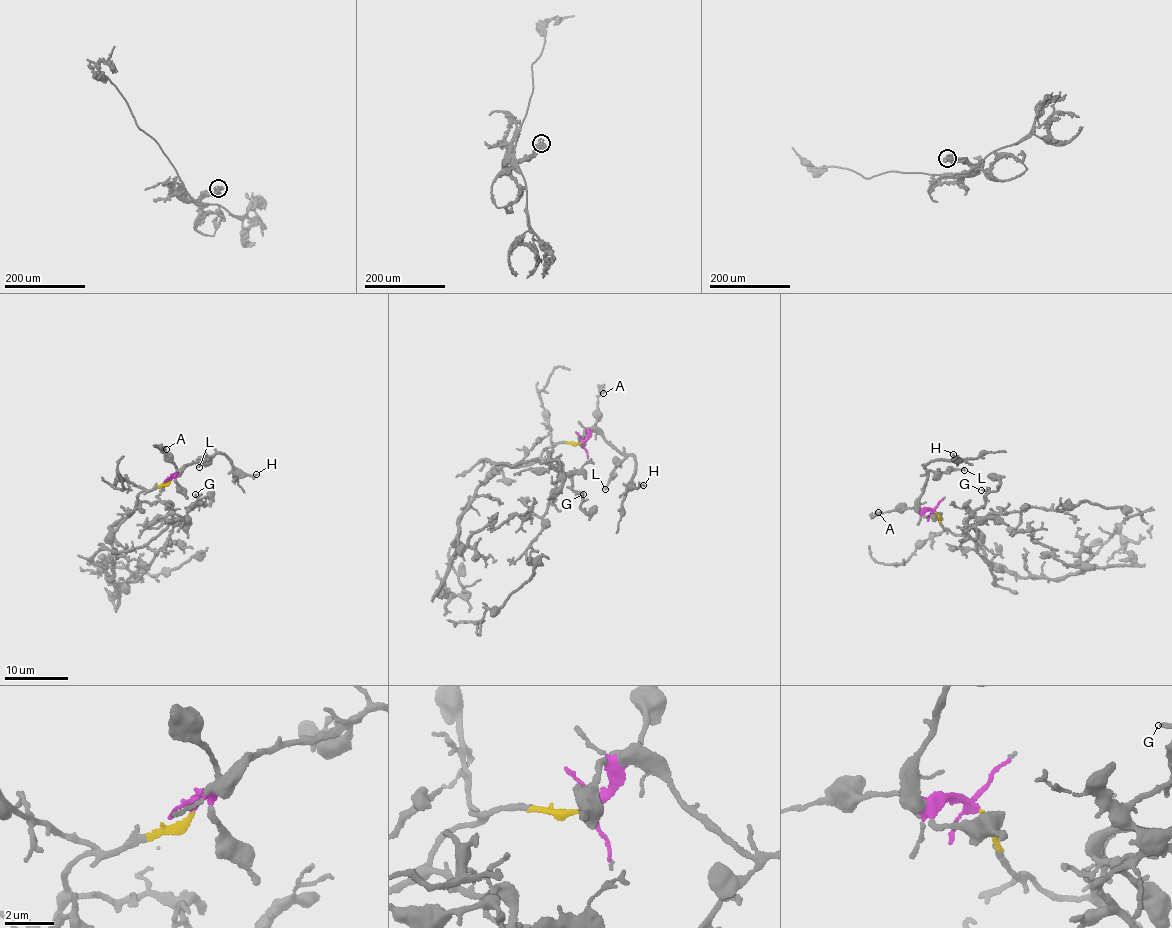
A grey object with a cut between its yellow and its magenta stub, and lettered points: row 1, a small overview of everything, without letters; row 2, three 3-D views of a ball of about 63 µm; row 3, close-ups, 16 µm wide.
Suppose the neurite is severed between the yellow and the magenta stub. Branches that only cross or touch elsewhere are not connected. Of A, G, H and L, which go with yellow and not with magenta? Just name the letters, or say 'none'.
G

